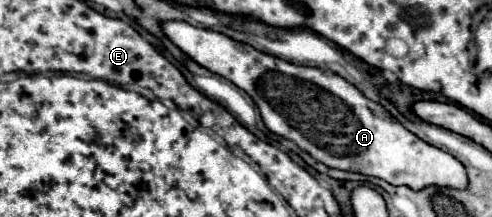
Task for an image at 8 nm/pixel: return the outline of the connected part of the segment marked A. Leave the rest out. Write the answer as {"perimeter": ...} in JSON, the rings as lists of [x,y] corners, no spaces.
{"perimeter":[[[163,22],[163,30],[197,64],[245,90],[271,132],[293,140],[325,166],[375,176],[393,186],[409,186],[411,190],[423,190],[427,186],[465,190],[469,186],[467,170],[457,158],[411,134],[381,104],[365,98],[341,76],[285,62],[249,44],[235,42],[225,34],[195,28],[187,22]]]}

